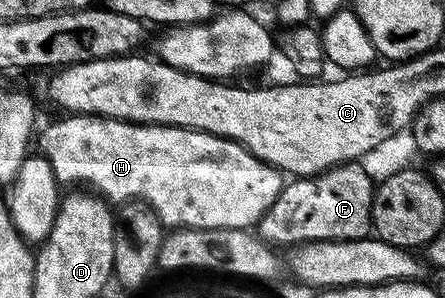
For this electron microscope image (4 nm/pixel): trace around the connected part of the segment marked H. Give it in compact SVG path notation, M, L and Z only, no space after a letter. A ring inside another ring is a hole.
M72 113L67 116L67 123L56 123L53 127L48 127L41 137L40 143L44 146L44 155L48 158L47 165L61 184L85 183L88 187L93 187L97 191L97 196L103 197L109 204L128 203L131 199L141 199L144 203L149 203L151 210L158 216L160 223L172 227L197 227L200 233L215 233L219 231L231 231L233 229L252 229L252 226L262 218L280 199L280 194L284 191L285 176L270 164L263 163L245 150L239 144L218 136L207 135L204 131L192 131L191 134L184 129L157 129L152 125L137 125L131 121L121 121L111 117L100 118L92 113Z

